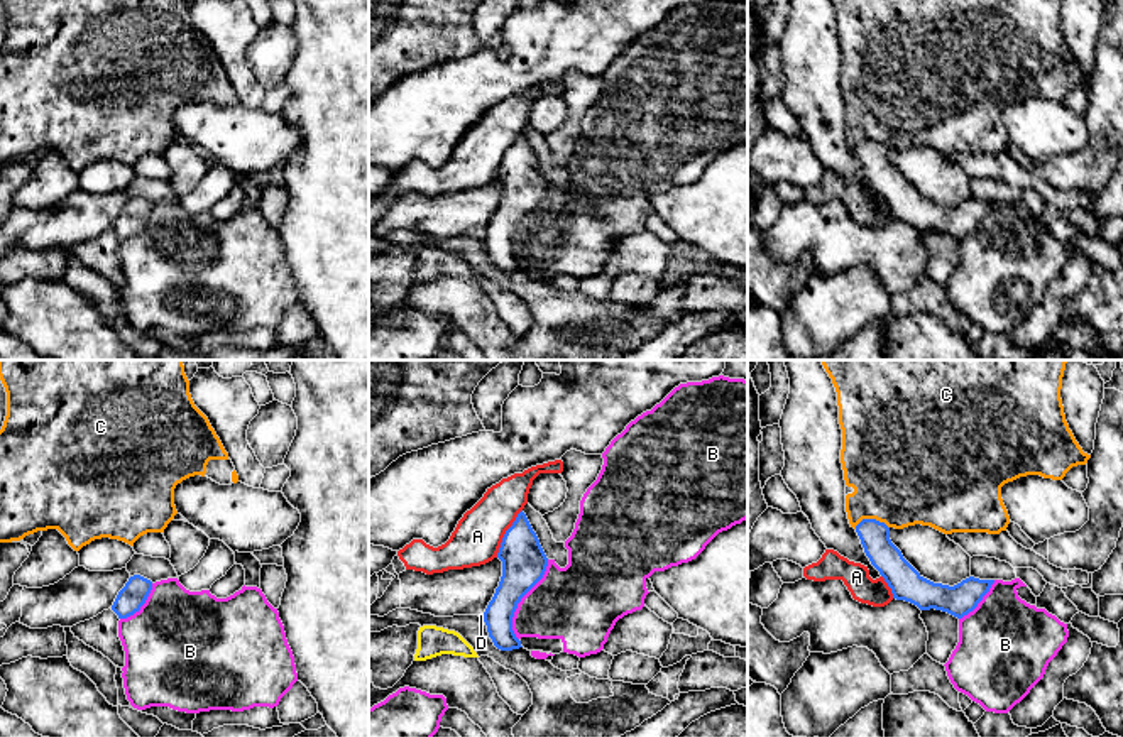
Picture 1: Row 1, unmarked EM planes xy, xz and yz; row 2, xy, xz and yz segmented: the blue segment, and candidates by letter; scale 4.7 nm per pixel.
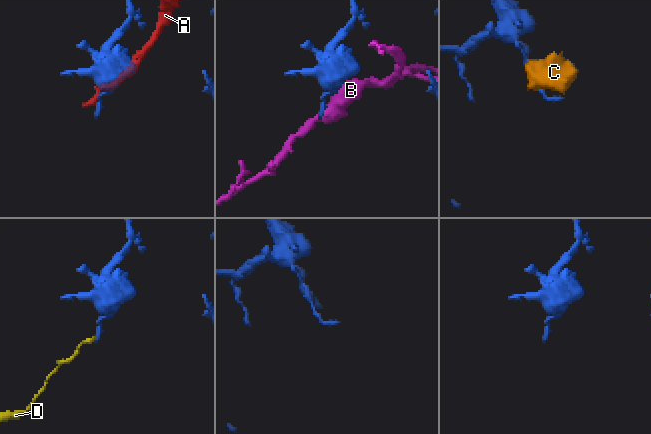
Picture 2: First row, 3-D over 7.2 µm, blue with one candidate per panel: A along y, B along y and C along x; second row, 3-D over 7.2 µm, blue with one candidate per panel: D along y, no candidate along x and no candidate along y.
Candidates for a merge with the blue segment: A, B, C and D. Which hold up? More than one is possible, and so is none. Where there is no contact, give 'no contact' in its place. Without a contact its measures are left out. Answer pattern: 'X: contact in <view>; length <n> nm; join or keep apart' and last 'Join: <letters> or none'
A: contact in xz; length 260 nm; keep apart
B: contact in xz; length 420 nm; keep apart
C: contact in yz; length 170 nm; keep apart
D: contact in xz; length 30 nm; keep apart
Join: none

